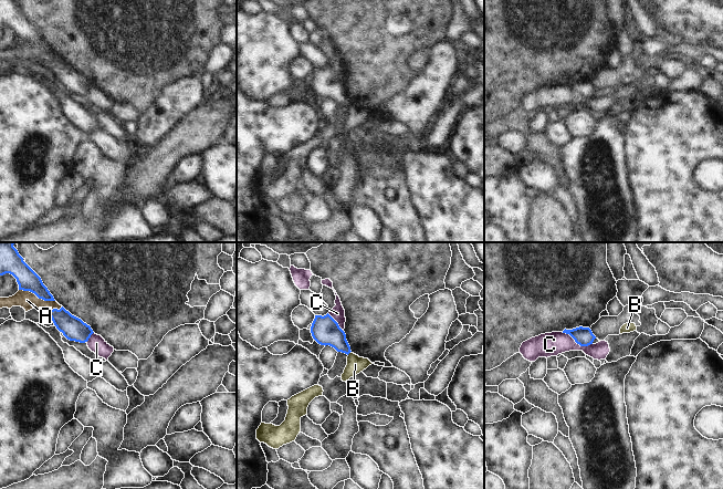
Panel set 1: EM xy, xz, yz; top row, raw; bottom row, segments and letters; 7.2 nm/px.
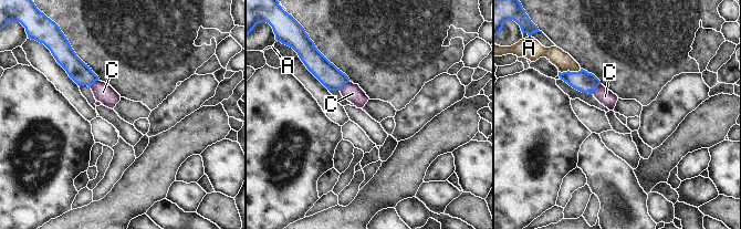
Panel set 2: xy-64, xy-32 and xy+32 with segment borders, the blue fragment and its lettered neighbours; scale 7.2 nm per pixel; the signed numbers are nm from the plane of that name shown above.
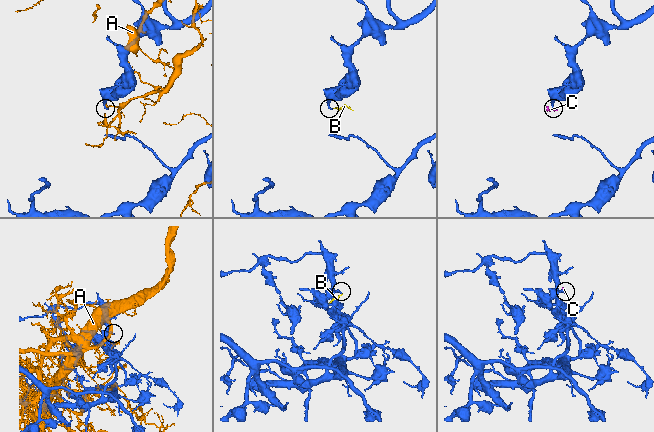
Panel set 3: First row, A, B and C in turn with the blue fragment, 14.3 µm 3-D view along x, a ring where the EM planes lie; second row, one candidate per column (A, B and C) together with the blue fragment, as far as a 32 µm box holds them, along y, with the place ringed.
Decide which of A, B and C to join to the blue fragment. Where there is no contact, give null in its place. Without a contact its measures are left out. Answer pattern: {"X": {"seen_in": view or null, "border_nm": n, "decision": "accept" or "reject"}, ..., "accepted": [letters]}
{"A": {"seen_in": "xy", "border_nm": 280, "decision": "reject"}, "B": {"seen_in": "xz", "border_nm": 40, "decision": "reject"}, "C": {"seen_in": "yz", "border_nm": 240, "decision": "reject"}, "accepted": []}

